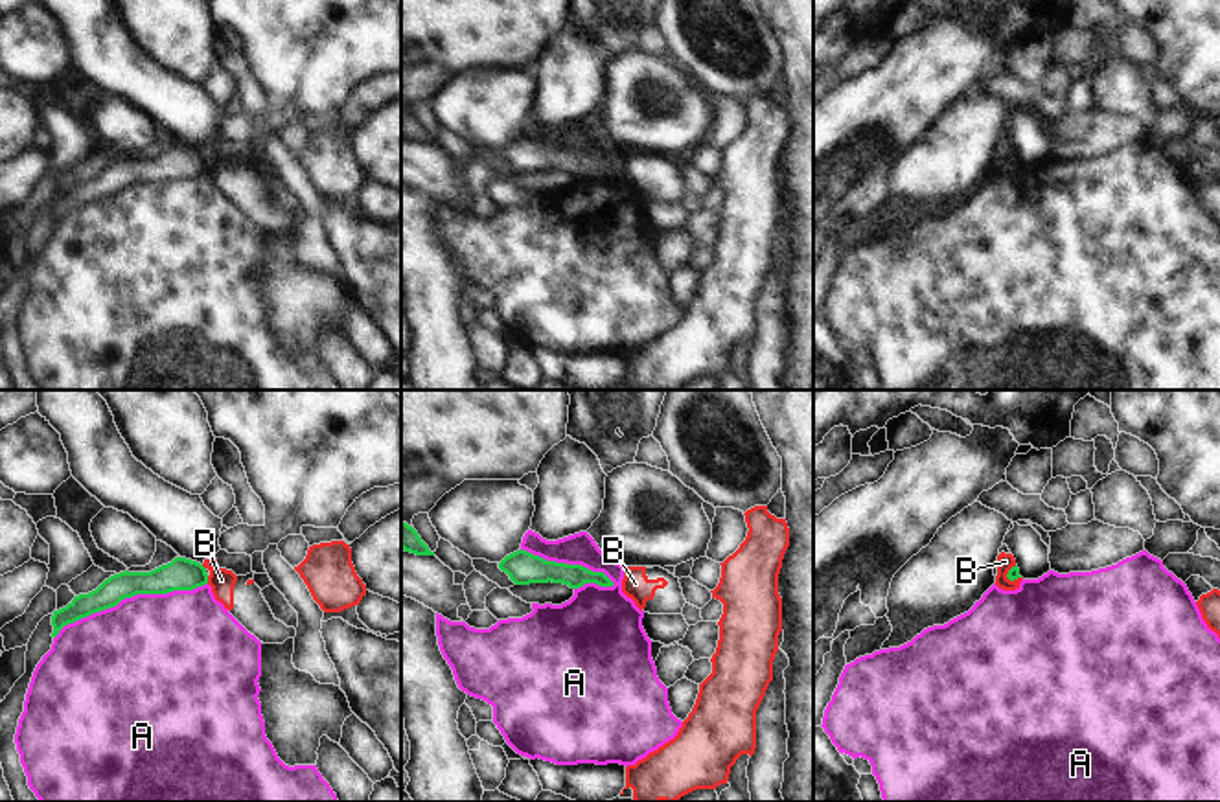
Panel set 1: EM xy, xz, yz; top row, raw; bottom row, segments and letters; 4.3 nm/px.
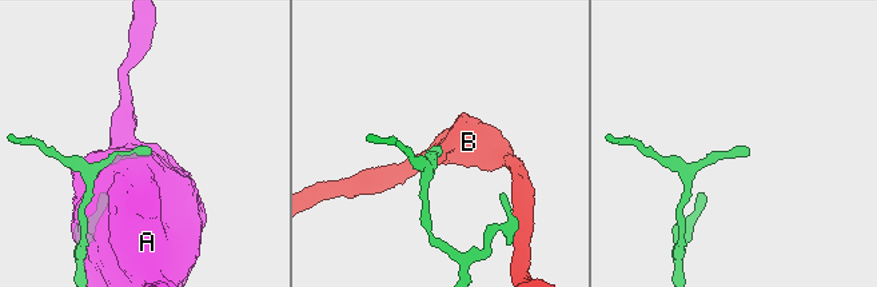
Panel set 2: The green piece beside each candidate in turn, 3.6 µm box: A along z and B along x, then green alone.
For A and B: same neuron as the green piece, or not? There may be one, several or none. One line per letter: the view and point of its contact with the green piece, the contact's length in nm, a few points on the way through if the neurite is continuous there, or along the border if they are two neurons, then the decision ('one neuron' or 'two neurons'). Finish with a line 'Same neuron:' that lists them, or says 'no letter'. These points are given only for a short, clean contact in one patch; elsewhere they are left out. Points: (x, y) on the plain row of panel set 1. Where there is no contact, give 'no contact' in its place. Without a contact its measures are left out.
A: contact xy (129, 184); length 700 nm; two neurons
B: contact xy (207, 168); length 30 nm; border xy (207, 164), (208, 170); two neurons
Same neuron: no letter

